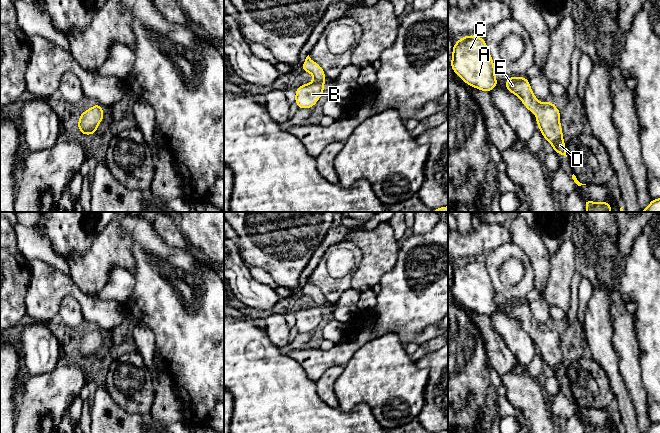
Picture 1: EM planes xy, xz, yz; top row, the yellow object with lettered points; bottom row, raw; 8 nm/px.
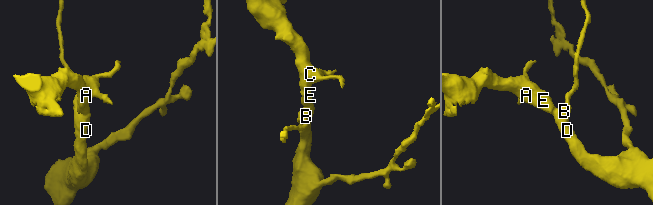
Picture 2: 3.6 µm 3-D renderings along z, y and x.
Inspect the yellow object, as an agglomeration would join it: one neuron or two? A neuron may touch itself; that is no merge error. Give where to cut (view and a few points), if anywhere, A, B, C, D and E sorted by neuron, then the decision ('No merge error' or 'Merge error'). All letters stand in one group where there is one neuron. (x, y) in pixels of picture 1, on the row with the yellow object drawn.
No split. Groups: A B C D E. No merge error

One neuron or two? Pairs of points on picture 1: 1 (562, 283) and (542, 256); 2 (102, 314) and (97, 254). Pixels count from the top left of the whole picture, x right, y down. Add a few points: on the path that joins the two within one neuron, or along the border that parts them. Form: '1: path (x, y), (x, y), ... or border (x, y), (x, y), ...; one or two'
1: border (551, 259), (548, 282), (545, 288); two
2: border (73, 281), (82, 291), (93, 295); two

